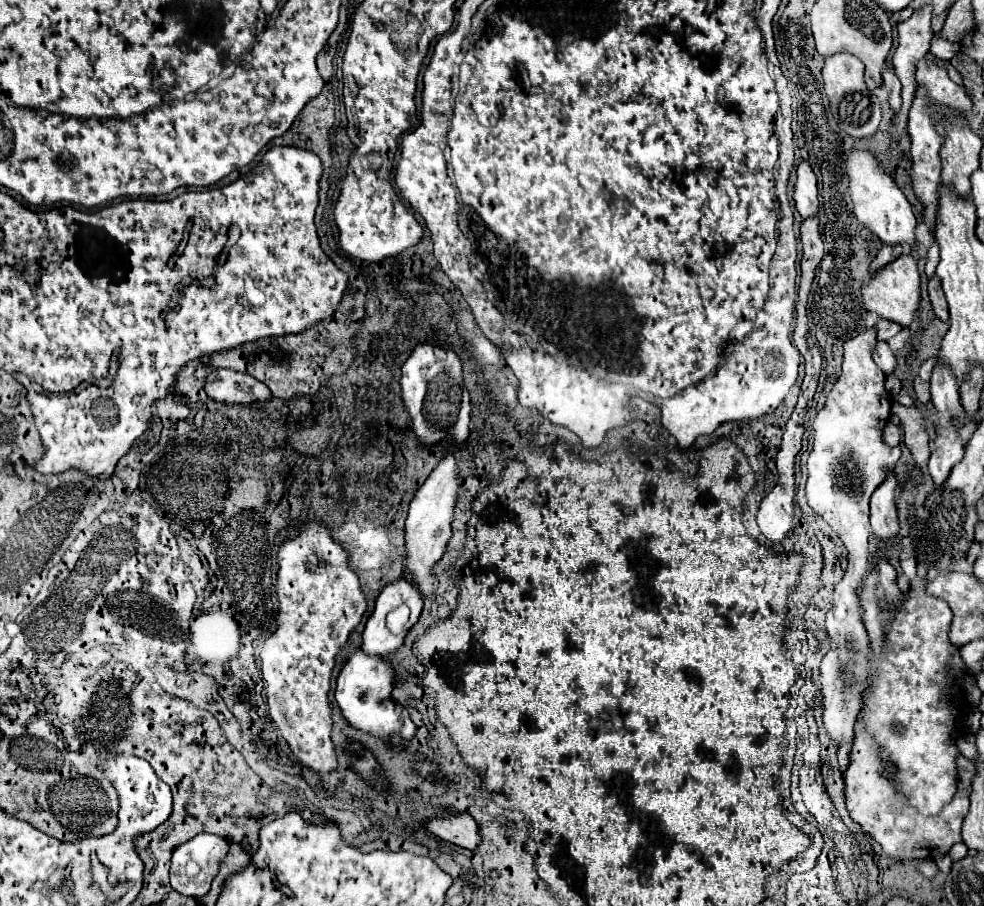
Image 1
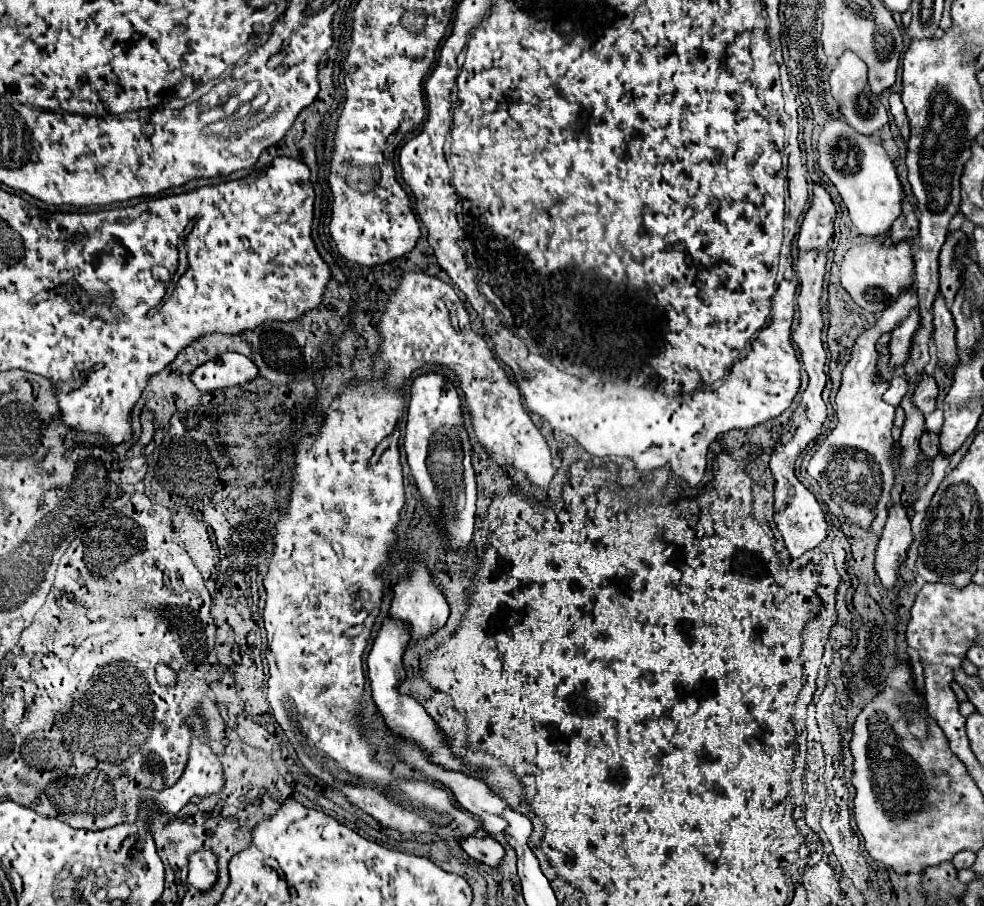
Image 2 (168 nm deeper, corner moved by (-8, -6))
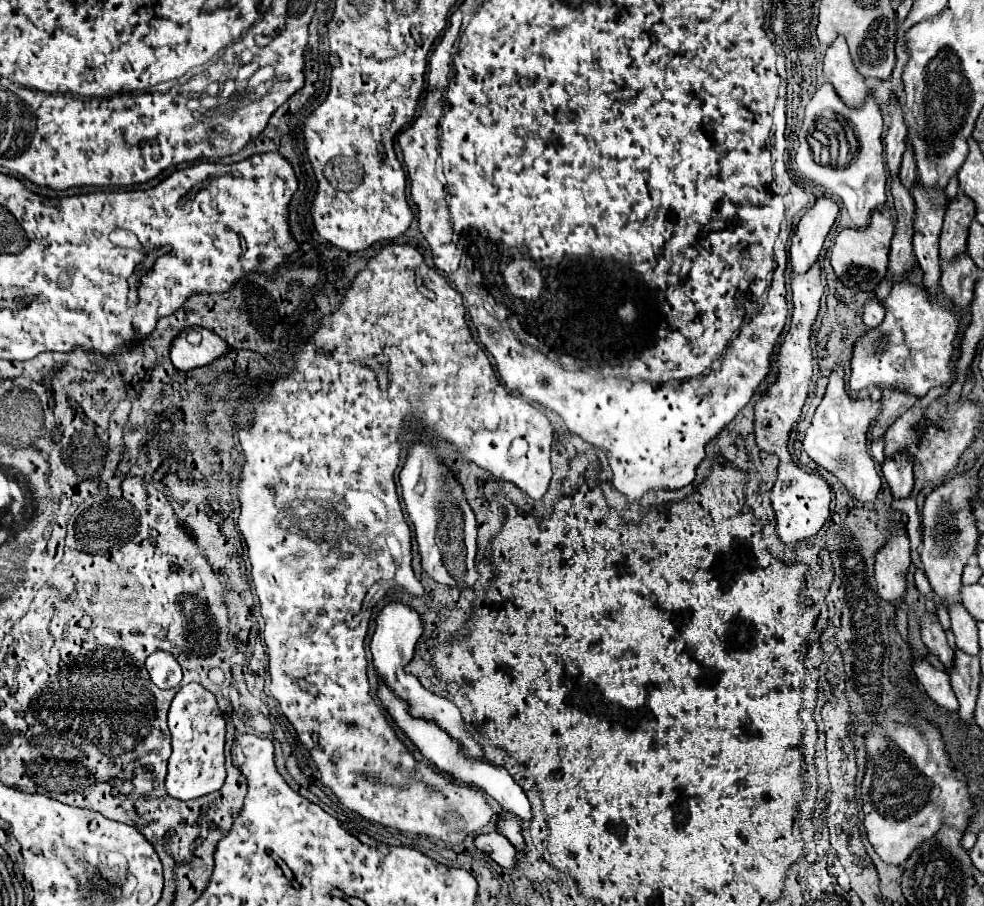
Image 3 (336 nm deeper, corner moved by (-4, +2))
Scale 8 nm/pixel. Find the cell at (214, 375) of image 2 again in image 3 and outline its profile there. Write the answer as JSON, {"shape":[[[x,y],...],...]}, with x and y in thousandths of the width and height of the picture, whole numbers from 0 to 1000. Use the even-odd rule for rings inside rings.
{"shape":[[[201,363],[205,370],[205,376],[201,381],[195,381],[189,376],[189,365],[181,368],[181,372],[173,381],[173,396],[179,407],[193,409],[197,405],[205,405],[222,396],[232,387],[232,379],[224,374],[213,363]]]}

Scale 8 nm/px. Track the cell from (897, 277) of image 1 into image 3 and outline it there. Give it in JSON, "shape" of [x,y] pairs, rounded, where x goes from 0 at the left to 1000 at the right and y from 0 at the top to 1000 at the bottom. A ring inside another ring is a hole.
{"shape":[[[894,233],[886,235],[884,248],[880,253],[874,253],[874,255],[872,253],[856,253],[843,275],[843,290],[846,290],[850,306],[864,319],[888,321],[900,304],[907,262],[909,262],[909,246],[904,240],[896,237]]]}

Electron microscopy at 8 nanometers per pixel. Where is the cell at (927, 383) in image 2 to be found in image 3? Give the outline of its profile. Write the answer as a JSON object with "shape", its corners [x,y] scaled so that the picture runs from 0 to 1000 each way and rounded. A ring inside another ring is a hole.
{"shape":[[[898,429],[896,440],[894,440],[896,454],[894,454],[892,465],[886,471],[886,482],[884,485],[892,487],[900,478],[900,474],[907,469],[907,465],[911,465],[919,454],[923,454],[931,443],[933,443],[931,438],[923,438],[915,432],[911,432],[911,429]]]}

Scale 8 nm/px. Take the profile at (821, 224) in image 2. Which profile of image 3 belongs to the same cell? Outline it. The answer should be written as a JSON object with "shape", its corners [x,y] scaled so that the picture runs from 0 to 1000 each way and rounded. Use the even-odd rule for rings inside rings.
{"shape":[[[833,217],[829,220],[827,228],[821,231],[819,237],[813,242],[803,270],[803,290],[807,304],[819,301],[831,288],[837,264],[848,248],[850,237],[852,226],[841,217]]]}

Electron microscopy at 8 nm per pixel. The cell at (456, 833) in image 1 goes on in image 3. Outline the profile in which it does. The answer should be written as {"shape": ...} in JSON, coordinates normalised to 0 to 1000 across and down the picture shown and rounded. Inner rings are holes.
{"shape":[[[496,919],[496,922],[486,922],[484,924],[484,935],[492,942],[498,944],[498,948],[502,948],[508,957],[512,959],[520,959],[524,957],[524,937],[522,933],[508,919]]]}

